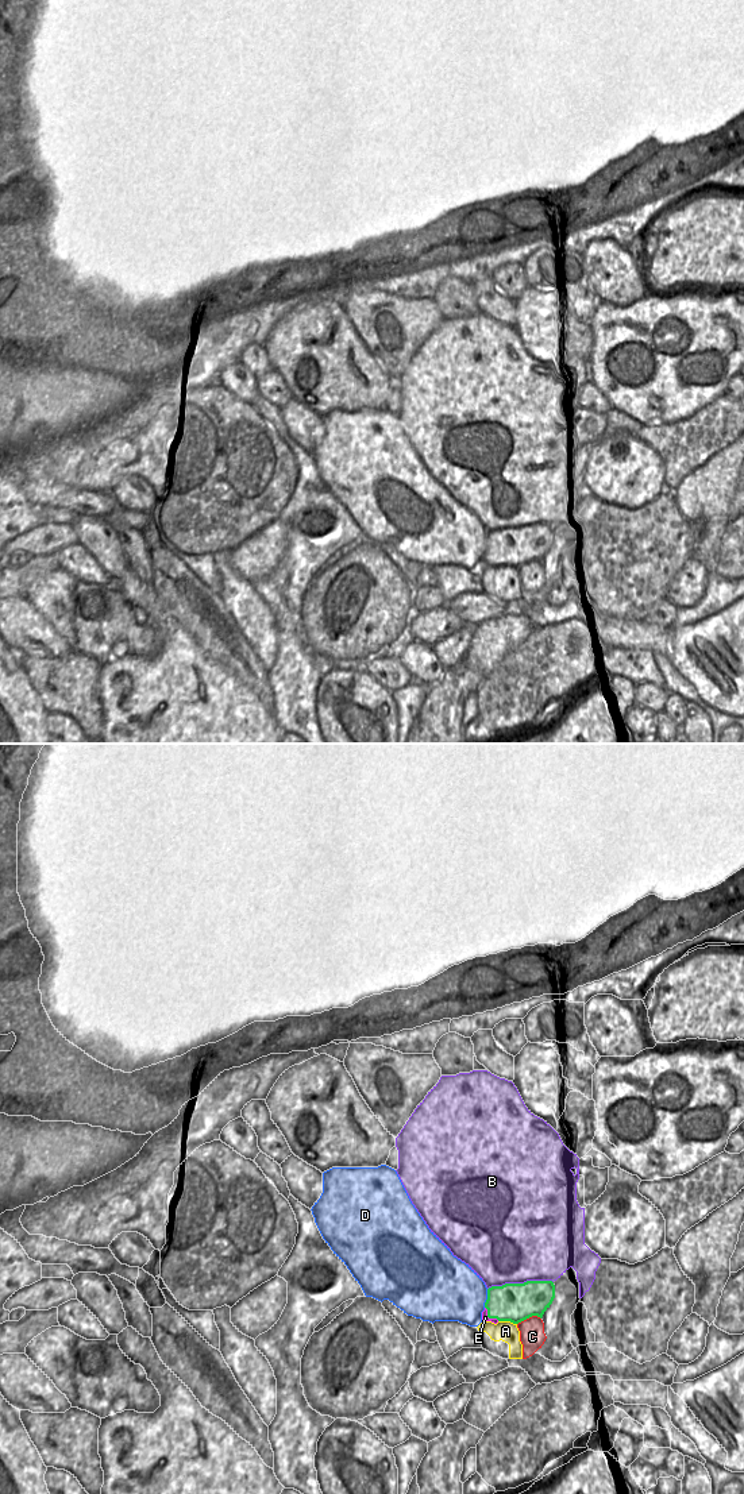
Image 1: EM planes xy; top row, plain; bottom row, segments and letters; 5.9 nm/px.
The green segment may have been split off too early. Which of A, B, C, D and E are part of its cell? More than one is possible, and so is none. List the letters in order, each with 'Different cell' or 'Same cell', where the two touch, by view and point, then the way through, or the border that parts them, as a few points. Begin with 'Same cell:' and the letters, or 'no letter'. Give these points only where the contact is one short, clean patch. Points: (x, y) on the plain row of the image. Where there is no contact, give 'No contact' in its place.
Same cell: E
A: Different cell. Touches green at xy (508, 564)
B: Different cell. Touches green at xy (520, 528)
C: Different cell. Touches green at xy (528, 562). Boundary: xy (540, 562), (531, 560), (517, 568)
D: Different cell. Touches green at xy (488, 543). Boundary: xy (488, 533), (484, 551)
E: Same cell. Touches green at xy (489, 562).

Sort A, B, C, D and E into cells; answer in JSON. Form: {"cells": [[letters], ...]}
{"cells": [["A"], ["B"], ["C"], ["D"], ["E"]]}

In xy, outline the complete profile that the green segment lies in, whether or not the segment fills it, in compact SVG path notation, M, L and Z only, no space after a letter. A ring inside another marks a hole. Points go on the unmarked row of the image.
M552 525L505 528L487 533L482 565L519 568L532 560L543 561L555 543Z

